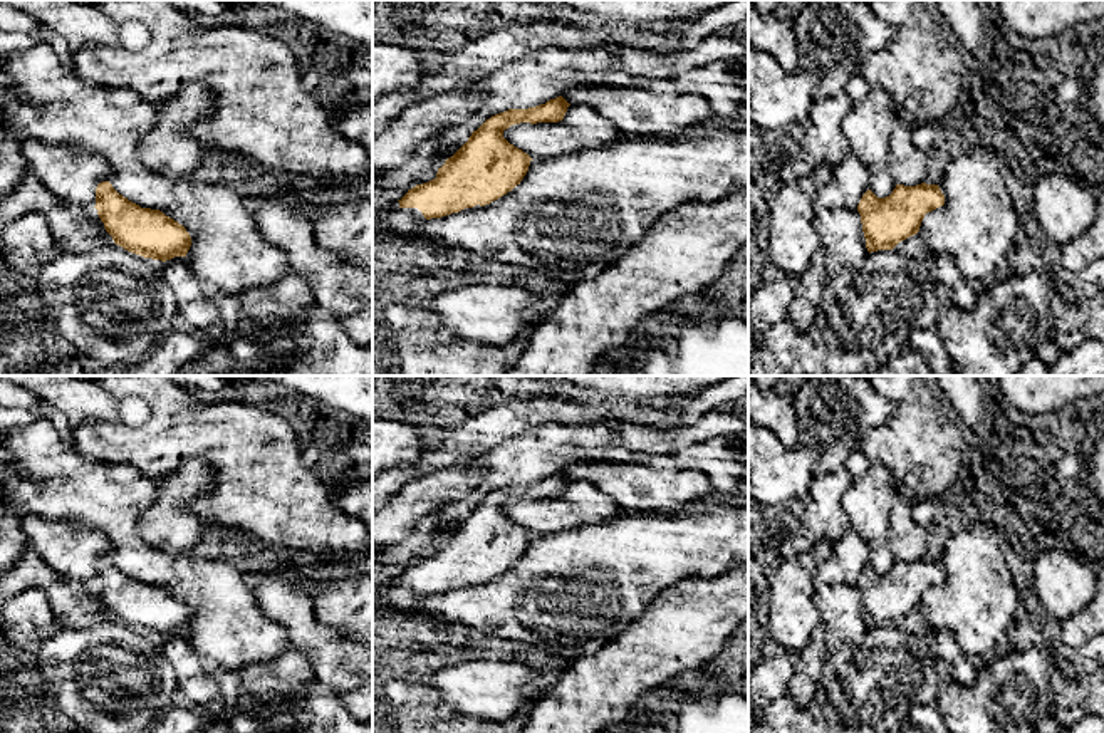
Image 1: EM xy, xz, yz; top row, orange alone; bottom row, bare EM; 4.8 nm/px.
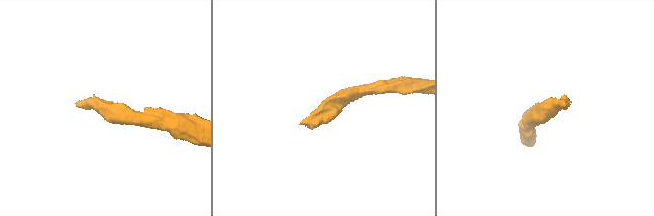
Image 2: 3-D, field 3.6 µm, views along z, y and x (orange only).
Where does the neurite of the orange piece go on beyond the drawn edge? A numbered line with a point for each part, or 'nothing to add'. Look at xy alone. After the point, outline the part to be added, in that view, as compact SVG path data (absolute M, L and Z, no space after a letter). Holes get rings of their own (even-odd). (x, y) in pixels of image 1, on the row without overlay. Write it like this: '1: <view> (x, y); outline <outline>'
nothing to add

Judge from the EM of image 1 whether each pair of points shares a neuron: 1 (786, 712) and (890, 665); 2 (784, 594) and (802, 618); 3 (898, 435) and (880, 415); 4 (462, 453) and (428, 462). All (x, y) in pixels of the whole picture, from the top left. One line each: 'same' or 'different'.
1: same
2: same
3: different
4: same

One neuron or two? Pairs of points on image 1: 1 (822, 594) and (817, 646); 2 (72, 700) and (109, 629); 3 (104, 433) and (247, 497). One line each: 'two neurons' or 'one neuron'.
1: two neurons
2: one neuron
3: one neuron

